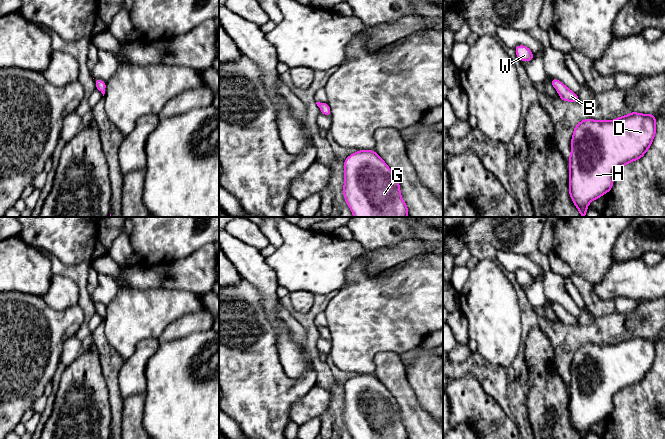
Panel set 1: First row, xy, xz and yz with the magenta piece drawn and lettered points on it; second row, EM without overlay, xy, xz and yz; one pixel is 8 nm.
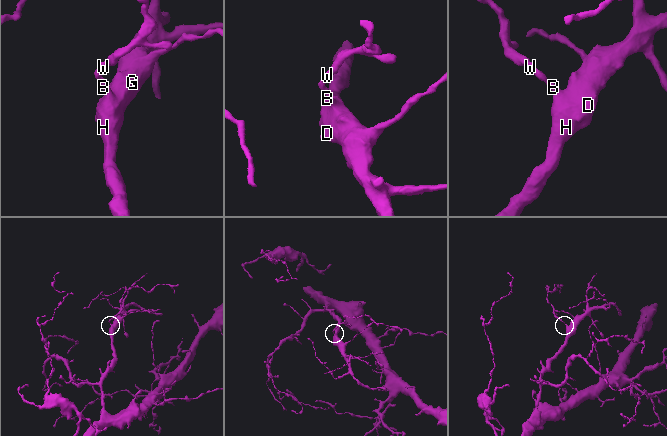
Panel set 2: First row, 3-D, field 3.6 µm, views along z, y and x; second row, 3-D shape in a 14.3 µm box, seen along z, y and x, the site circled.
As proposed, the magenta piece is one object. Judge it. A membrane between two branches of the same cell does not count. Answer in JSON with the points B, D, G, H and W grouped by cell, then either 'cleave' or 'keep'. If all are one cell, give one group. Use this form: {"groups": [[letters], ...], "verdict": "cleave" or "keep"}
{"groups": [["B", "D", "G", "H", "W"]], "verdict": "keep"}

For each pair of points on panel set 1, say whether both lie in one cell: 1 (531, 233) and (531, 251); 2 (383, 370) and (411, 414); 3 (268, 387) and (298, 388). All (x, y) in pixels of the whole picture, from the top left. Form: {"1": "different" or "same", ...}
{"1": "same", "2": "same", "3": "same"}

